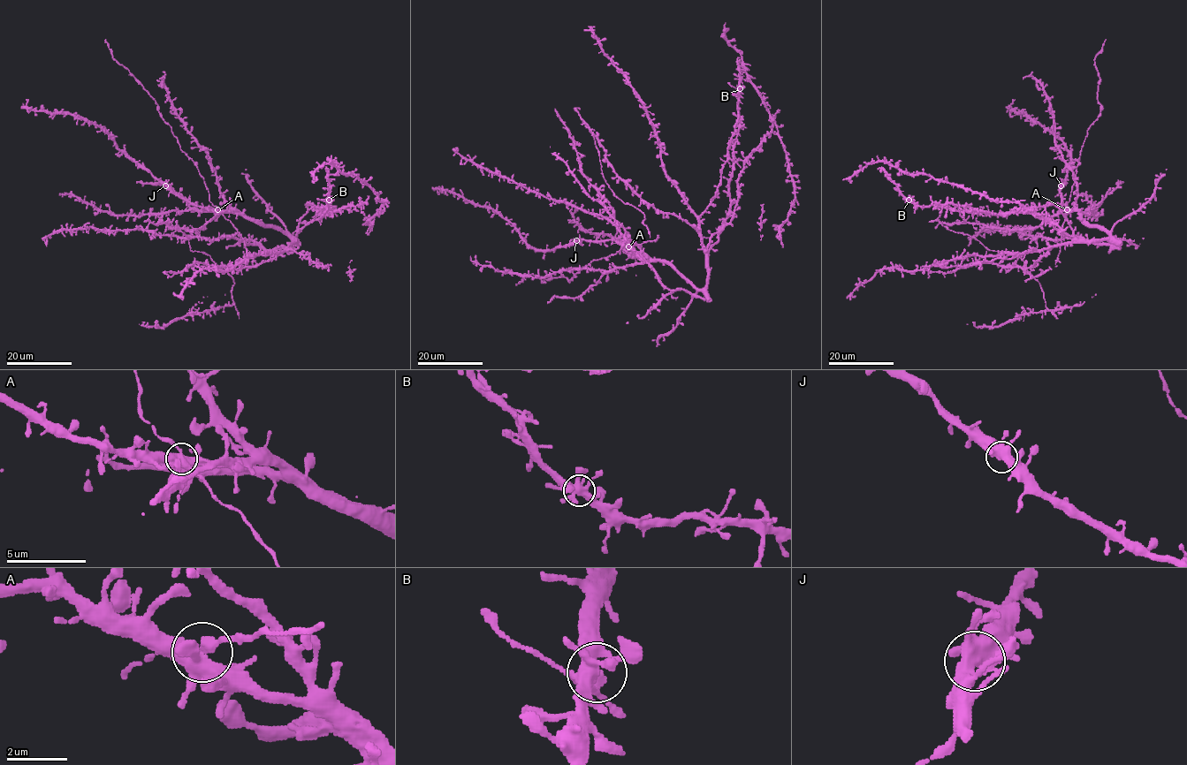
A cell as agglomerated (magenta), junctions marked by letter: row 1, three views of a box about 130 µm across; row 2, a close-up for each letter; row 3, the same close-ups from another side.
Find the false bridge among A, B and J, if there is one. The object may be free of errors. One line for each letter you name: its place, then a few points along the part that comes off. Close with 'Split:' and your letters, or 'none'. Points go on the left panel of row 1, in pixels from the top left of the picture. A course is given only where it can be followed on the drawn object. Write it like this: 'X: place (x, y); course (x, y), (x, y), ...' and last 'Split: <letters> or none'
Split: none

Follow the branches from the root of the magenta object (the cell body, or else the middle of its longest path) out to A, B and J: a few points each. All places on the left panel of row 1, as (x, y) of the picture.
A: (324, 213), (297, 233), (296, 240), (245, 216), (239, 211), (217, 209)
B: (324, 213), (318, 211), (321, 214), (328, 207), (329, 200)
J: (324, 213), (297, 233), (296, 240), (245, 216), (239, 211), (206, 209), (192, 205), (165, 185)

